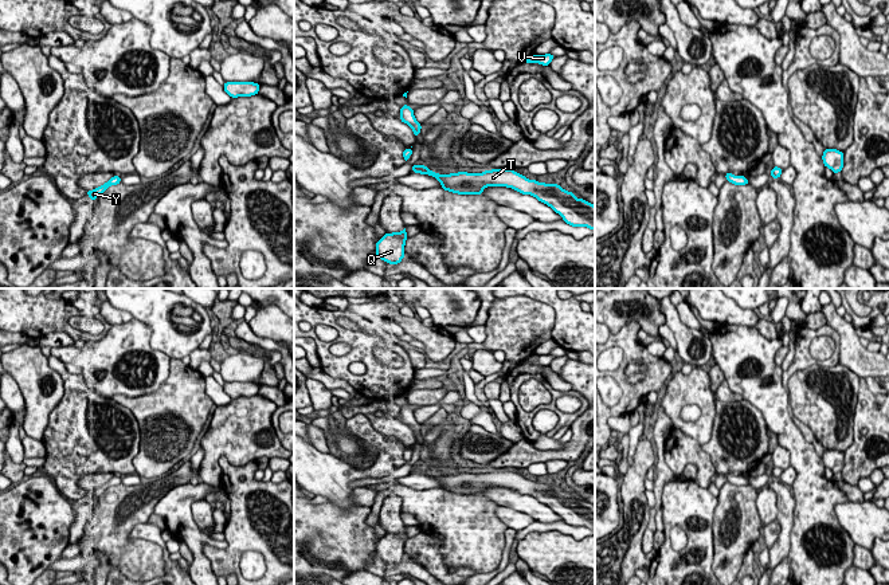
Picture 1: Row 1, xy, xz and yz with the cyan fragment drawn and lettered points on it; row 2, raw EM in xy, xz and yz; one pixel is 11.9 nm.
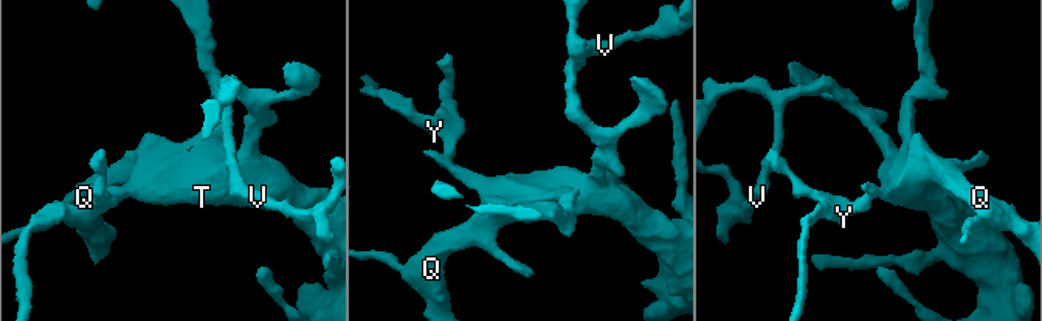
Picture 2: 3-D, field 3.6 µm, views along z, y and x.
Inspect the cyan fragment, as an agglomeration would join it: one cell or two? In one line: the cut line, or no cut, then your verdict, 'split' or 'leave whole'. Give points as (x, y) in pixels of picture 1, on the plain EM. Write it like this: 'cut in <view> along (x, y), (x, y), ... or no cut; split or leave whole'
no cut; leave whole

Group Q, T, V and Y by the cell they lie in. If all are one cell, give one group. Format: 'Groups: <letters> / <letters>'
Groups: Q T V Y

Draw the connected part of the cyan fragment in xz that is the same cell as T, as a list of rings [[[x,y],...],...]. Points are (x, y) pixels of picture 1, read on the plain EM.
[[[412,466],[412,472],[434,476],[444,491],[458,495],[482,495],[486,487],[506,487],[522,495],[530,495],[545,503],[572,527],[587,527],[595,531],[595,506],[577,499],[557,484],[537,483],[513,470],[492,470],[482,474],[458,472],[438,475],[424,466]]]

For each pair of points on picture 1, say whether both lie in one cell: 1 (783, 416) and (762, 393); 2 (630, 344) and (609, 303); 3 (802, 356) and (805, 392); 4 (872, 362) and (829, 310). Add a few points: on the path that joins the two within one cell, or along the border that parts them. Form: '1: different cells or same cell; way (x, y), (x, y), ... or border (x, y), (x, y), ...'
1: same cell; way (778, 411), (767, 399)
2: different cells; border (641, 326), (635, 322), (629, 322), (611, 334)
3: different cells; border (831, 365), (809, 365), (798, 369), (788, 379)
4: same cell; way (858, 352), (849, 342), (848, 333), (838, 324)

